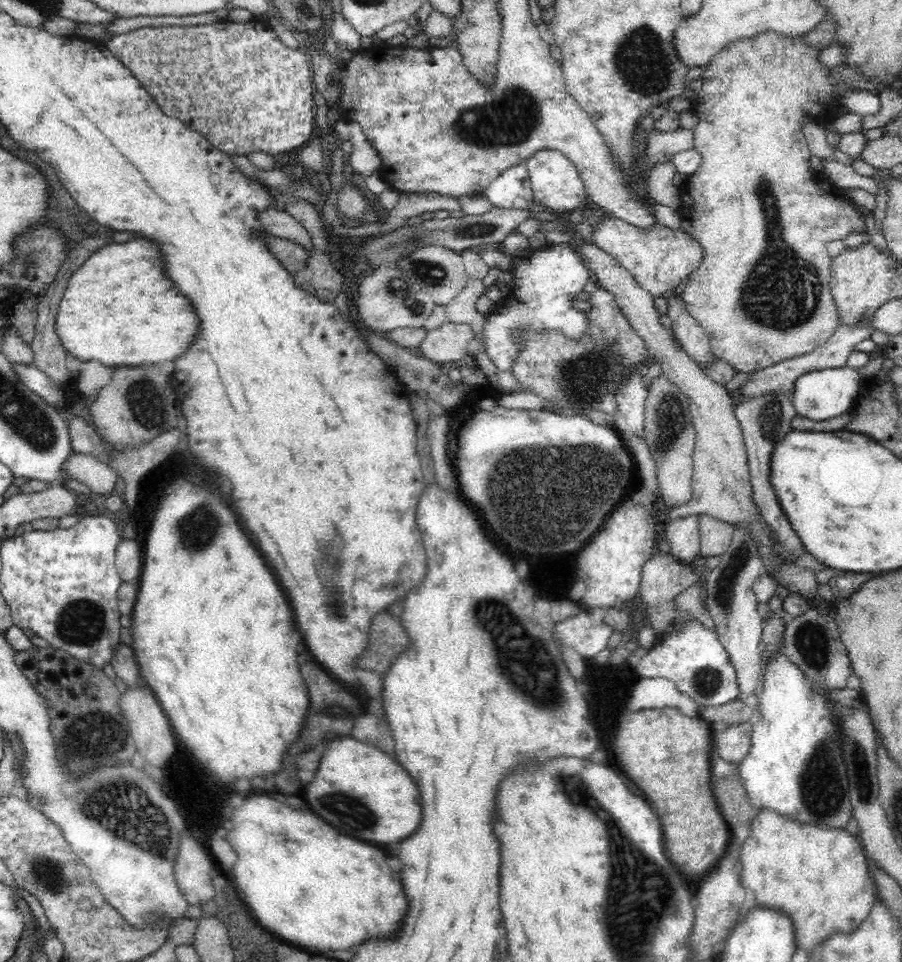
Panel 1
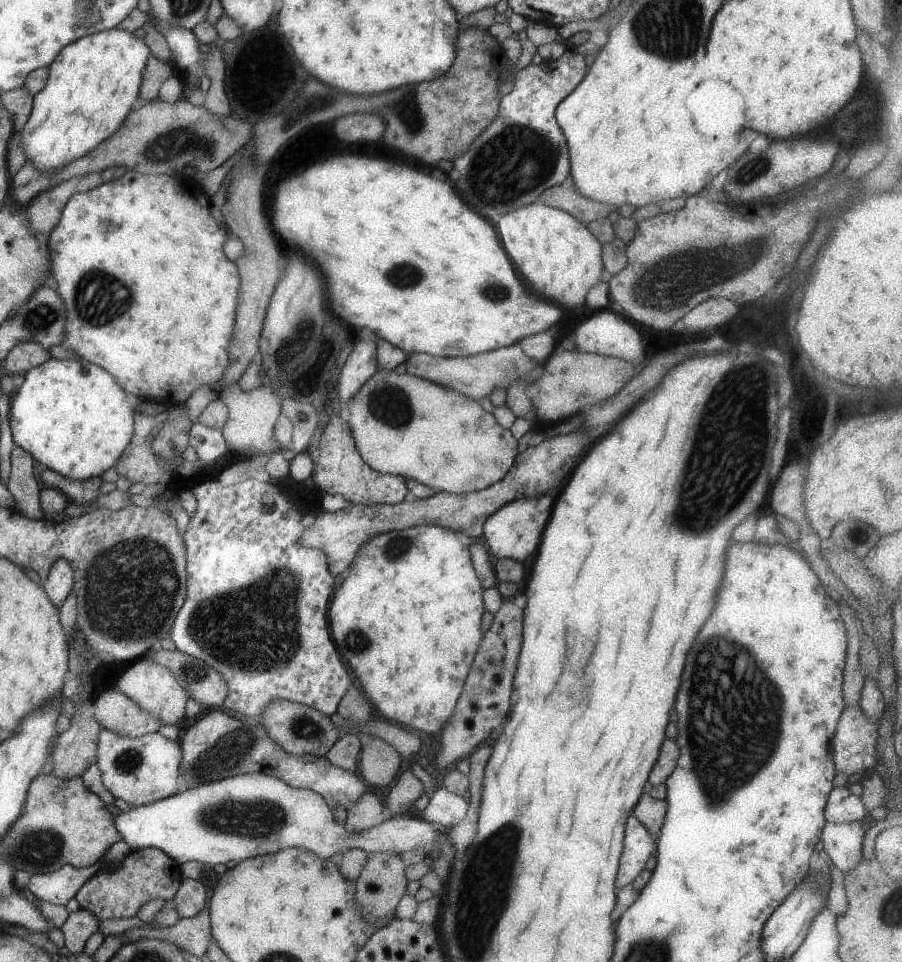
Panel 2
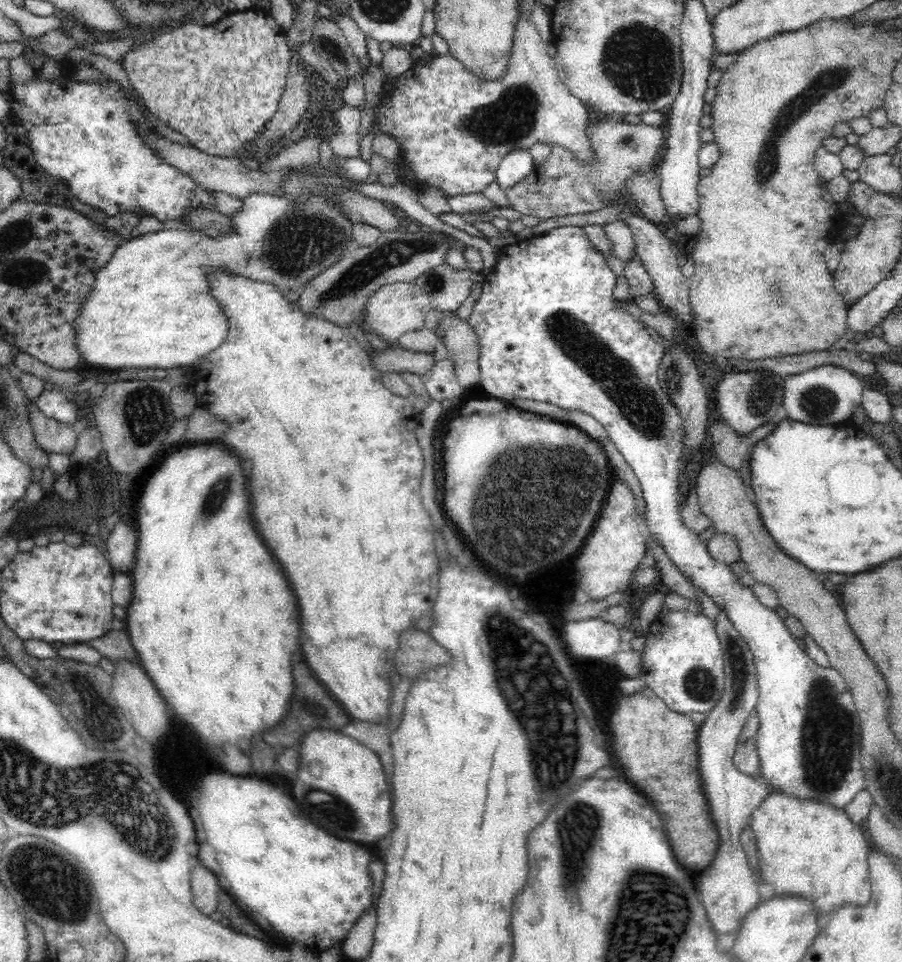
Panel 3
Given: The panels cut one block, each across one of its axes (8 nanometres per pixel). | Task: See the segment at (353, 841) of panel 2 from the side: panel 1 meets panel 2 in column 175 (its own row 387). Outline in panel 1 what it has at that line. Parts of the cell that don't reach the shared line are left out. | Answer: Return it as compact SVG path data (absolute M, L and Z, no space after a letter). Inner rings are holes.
M852 367L827 368L815 370L798 376L794 381L791 401L796 415L812 422L822 422L848 412L855 406L860 394L862 377Z

